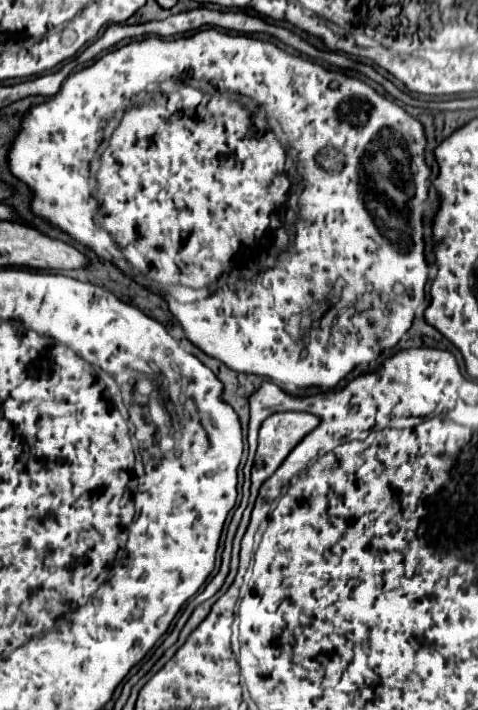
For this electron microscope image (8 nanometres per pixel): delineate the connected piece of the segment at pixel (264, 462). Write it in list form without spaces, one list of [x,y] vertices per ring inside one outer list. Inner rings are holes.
[[[273,413],[259,429],[259,447],[255,455],[257,479],[271,477],[293,447],[315,427],[319,419],[311,413]]]

